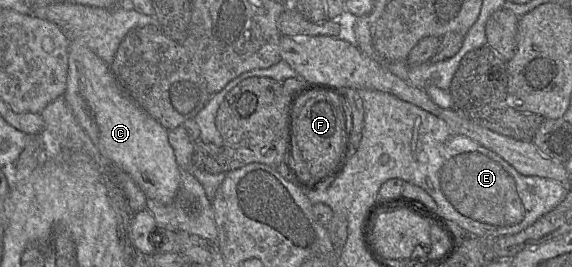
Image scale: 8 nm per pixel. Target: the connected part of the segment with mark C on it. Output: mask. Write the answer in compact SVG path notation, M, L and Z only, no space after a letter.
M69 40L68 79L63 96L103 158L127 173L147 199L165 205L173 202L180 186L181 169L169 144L168 130L125 93L110 65L75 40Z

